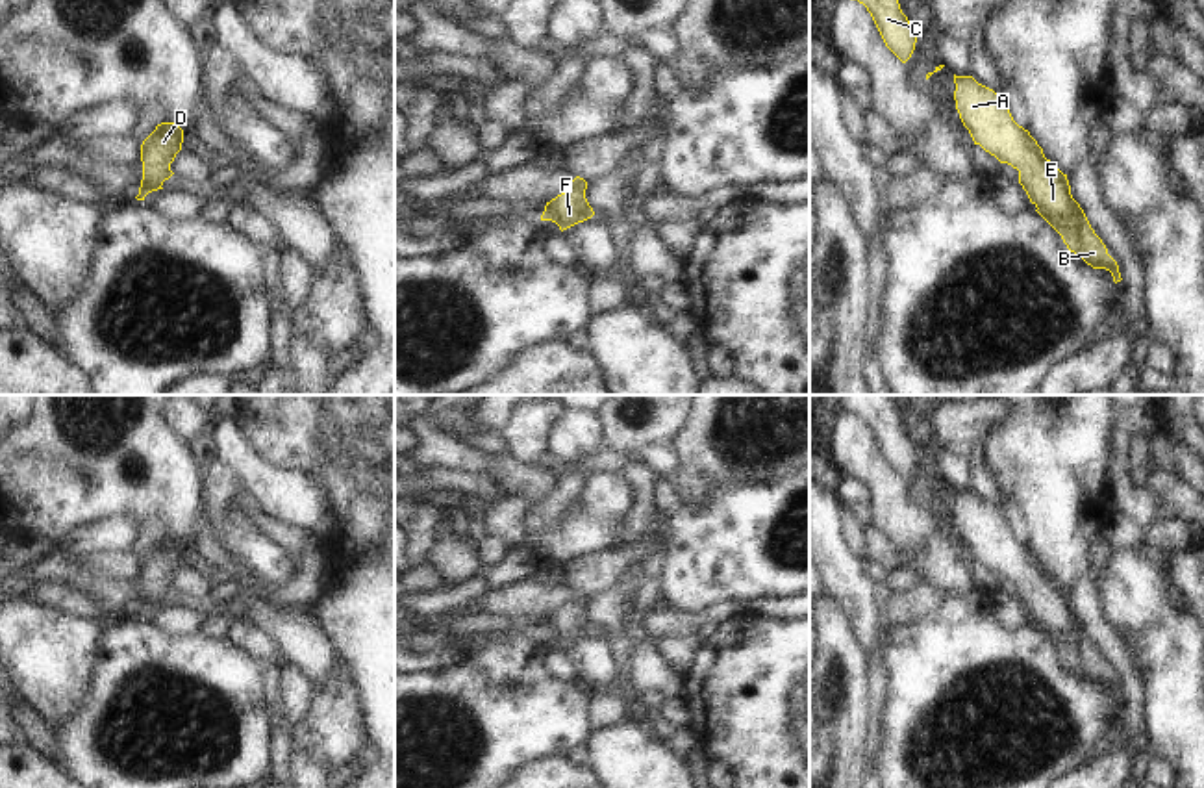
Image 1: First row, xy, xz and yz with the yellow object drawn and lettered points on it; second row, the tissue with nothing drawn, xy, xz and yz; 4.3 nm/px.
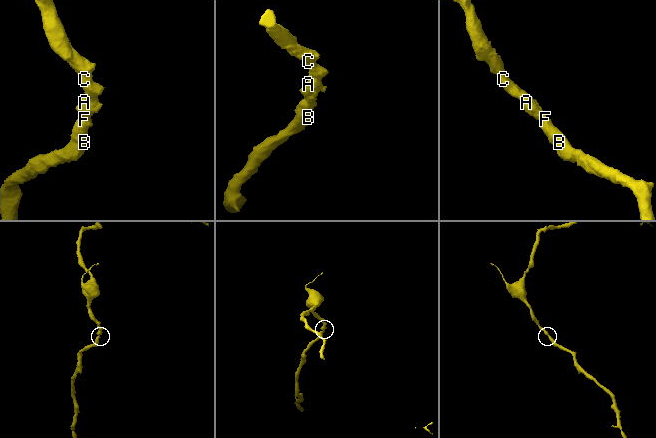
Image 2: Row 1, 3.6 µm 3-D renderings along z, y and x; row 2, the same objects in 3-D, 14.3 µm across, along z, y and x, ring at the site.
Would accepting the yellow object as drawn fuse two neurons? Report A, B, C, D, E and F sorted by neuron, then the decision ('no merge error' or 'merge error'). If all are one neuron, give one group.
groups A B C D E F; no merge error

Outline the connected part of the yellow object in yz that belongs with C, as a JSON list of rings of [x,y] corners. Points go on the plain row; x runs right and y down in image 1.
[[[839,395],[839,408],[867,423],[885,462],[902,478],[911,473],[917,452],[889,395]]]

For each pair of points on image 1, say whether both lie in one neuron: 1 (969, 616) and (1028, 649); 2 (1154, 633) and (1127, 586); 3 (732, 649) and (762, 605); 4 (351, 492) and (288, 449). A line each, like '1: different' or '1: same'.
1: same
2: same
3: different
4: same

